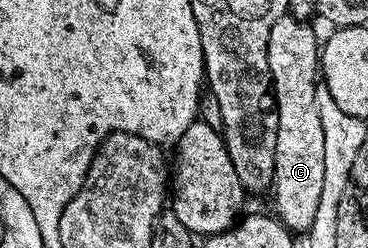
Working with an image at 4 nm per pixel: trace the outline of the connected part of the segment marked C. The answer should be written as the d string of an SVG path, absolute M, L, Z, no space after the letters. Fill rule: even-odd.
M283 16L280 20L276 20L276 24L272 24L272 32L268 36L268 72L278 116L272 195L274 194L274 206L278 209L276 211L278 220L291 232L309 230L315 219L316 208L320 205L320 194L324 191L324 129L316 100L316 86L320 82L320 38L314 35L310 25L309 21L301 18Z

